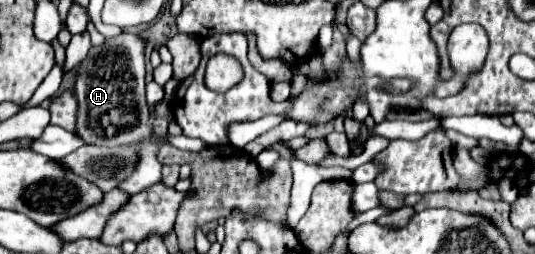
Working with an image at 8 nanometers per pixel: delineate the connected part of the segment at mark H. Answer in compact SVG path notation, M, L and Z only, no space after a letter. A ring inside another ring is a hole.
M120 33L118 37L106 39L102 45L90 47L74 81L74 95L78 101L76 135L84 139L86 145L134 147L134 151L138 151L138 169L134 169L134 173L118 185L118 189L128 195L160 183L162 179L162 165L157 158L160 141L152 134L152 109L146 103L144 89L144 49L146 39L134 33ZM136 111L139 111L138 124L132 125Z

